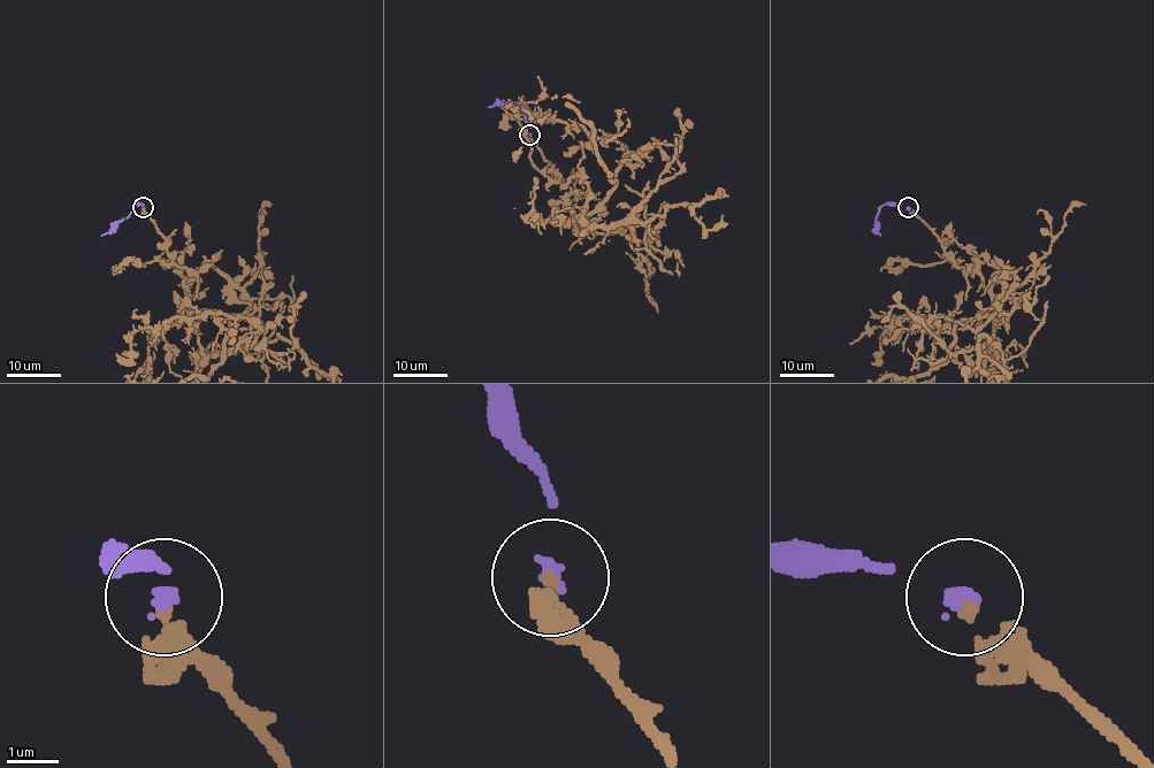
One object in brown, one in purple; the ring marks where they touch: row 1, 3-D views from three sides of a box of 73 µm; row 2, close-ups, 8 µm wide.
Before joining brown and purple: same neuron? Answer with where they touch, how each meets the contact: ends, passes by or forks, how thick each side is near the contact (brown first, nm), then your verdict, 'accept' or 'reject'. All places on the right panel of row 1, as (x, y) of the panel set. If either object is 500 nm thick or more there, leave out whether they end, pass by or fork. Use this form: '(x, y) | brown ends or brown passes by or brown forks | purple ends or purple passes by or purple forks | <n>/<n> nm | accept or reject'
(908, 207) | brown ends | purple ends | 170/240 nm | accept

